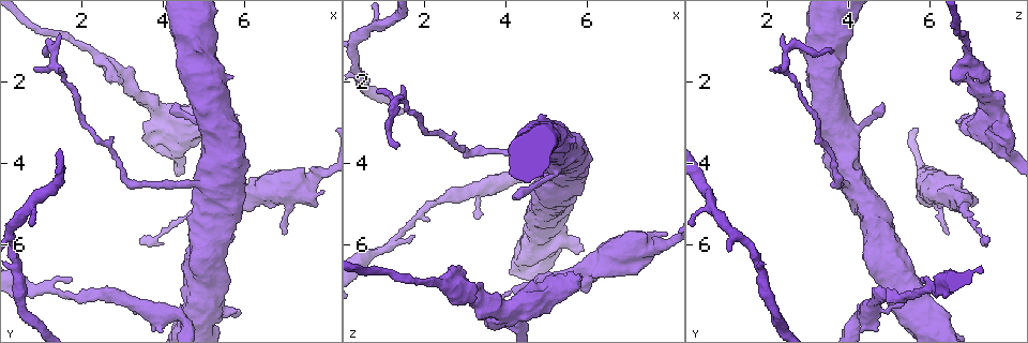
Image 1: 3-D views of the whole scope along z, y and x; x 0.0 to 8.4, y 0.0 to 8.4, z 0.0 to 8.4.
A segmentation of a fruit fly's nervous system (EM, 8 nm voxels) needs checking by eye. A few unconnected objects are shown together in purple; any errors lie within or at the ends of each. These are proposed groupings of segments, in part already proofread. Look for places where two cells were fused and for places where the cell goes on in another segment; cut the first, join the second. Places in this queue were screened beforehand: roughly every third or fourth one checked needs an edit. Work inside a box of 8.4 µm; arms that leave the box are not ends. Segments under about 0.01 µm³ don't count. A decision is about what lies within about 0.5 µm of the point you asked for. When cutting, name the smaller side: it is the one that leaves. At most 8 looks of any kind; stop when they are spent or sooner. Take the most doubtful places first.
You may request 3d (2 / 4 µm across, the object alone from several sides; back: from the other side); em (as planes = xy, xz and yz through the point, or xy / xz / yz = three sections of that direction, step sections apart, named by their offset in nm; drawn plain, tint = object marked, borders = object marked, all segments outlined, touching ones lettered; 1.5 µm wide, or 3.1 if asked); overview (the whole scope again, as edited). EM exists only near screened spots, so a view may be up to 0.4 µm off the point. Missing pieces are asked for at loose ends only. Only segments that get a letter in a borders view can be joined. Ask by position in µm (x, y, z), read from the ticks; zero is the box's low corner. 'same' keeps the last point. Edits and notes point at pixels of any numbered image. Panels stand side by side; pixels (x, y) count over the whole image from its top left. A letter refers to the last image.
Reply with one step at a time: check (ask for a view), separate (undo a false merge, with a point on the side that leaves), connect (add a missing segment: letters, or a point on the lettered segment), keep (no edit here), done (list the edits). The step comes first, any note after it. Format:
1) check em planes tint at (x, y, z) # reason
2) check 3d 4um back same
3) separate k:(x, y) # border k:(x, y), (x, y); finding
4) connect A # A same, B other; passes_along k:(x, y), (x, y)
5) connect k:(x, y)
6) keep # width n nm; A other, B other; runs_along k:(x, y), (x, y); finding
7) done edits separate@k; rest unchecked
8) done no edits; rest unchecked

check 3d 4um at (0.65, 7.05, 6.30) # thick turns thin

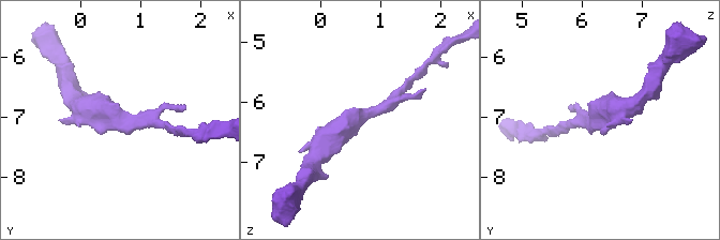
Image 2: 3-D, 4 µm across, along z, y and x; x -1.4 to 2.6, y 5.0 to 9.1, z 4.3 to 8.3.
check em planes borders at (0.65, 7.05, 6.30) # need the tissue

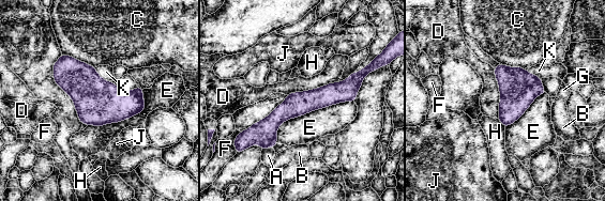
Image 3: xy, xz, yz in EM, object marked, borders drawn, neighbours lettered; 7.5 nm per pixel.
keep # longest_contact E 650 nm; A other, B other, C other, D other, E other, F other, G other, H other, J other, K other; one cell here

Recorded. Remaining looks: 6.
check 3d 2um at (6.95, 5.75, 6.50) # thin end

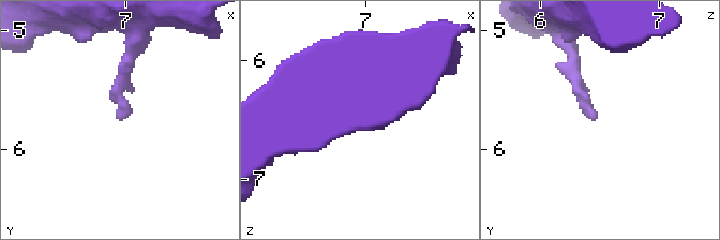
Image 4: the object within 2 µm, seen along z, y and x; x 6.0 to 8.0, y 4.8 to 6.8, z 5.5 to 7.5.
check em planes borders at (6.94, 5.74, 6.44) # need the tissue

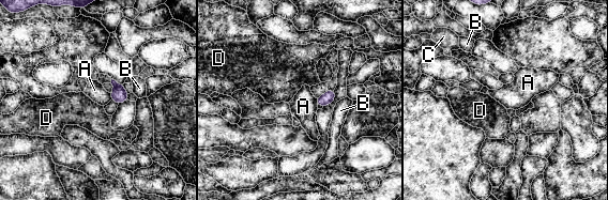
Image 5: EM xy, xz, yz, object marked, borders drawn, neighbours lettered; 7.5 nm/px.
keep # A other, B other, C other, D other; border 5:(316, 98), (317, 105); no lettered segment goes on from it

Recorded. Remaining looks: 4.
check em xy step 8 borders at (5.90, 7.60, 6.10) # thick end

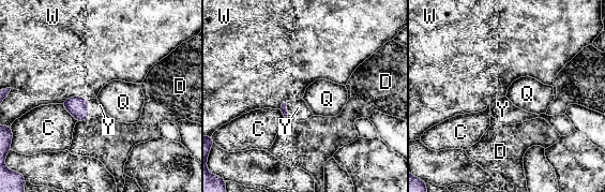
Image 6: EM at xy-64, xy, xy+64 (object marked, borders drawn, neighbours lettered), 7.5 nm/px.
connect Y # C other, D other, Q other, W other, Y same; it goes on there

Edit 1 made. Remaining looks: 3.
done edits connect@6; rest unchecked

